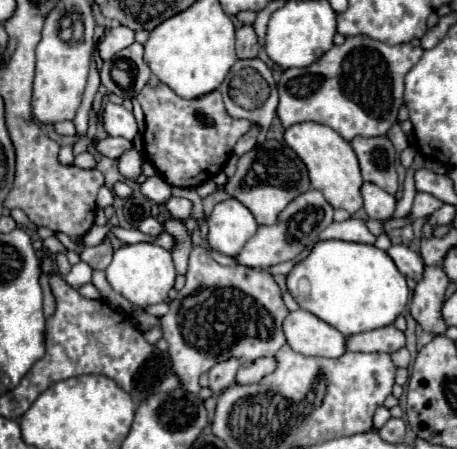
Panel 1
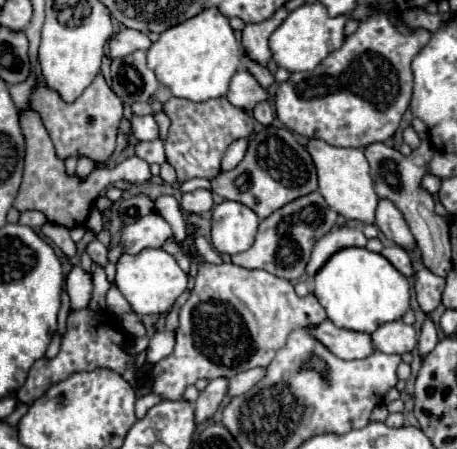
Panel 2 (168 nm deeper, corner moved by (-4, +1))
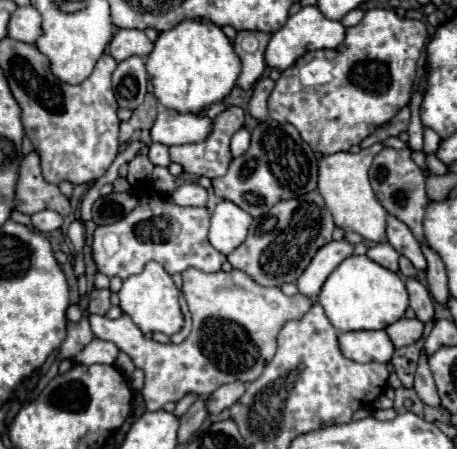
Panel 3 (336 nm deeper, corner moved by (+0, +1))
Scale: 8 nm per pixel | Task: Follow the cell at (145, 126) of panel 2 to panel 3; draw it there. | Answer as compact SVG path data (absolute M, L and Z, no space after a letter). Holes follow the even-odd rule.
M160 109L152 129L150 137L156 143L162 145L184 145L184 143L196 143L206 139L210 133L212 119L198 117L194 113L178 113L174 109Z

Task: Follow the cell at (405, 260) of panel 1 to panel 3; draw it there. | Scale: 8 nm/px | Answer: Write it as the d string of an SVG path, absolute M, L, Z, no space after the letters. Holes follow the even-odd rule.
M376 243L374 247L368 249L366 253L372 261L380 263L382 267L390 269L390 271L398 271L398 251L390 245L390 243Z

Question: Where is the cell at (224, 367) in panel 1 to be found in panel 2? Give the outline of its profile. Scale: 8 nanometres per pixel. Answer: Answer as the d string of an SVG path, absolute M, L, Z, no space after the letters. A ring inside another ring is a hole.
M214 379L208 383L208 387L200 393L200 397L194 403L196 423L208 421L216 413L222 399L226 397L226 389L228 389L228 379Z

